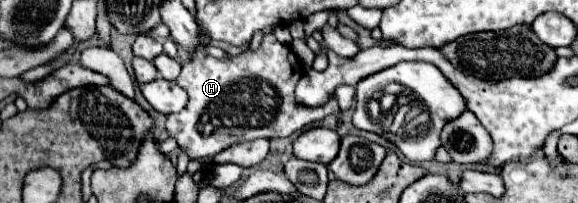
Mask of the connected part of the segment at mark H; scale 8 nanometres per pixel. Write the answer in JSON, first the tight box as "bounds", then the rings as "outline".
{"bounds":[166,34,340,160],"outline":[[[266,34],[262,38],[262,44],[258,50],[247,50],[244,53],[233,56],[228,60],[219,60],[206,56],[204,48],[198,48],[198,54],[182,66],[180,76],[176,78],[176,84],[188,92],[188,104],[178,114],[170,114],[166,120],[168,134],[178,142],[180,152],[186,152],[190,160],[200,160],[212,154],[222,152],[234,142],[246,142],[256,138],[286,138],[298,130],[302,130],[306,124],[322,120],[328,114],[340,114],[338,102],[330,100],[320,110],[306,110],[306,106],[298,106],[294,102],[294,86],[298,84],[298,78],[304,74],[296,54],[290,50],[290,46],[280,44],[274,34]]]}

